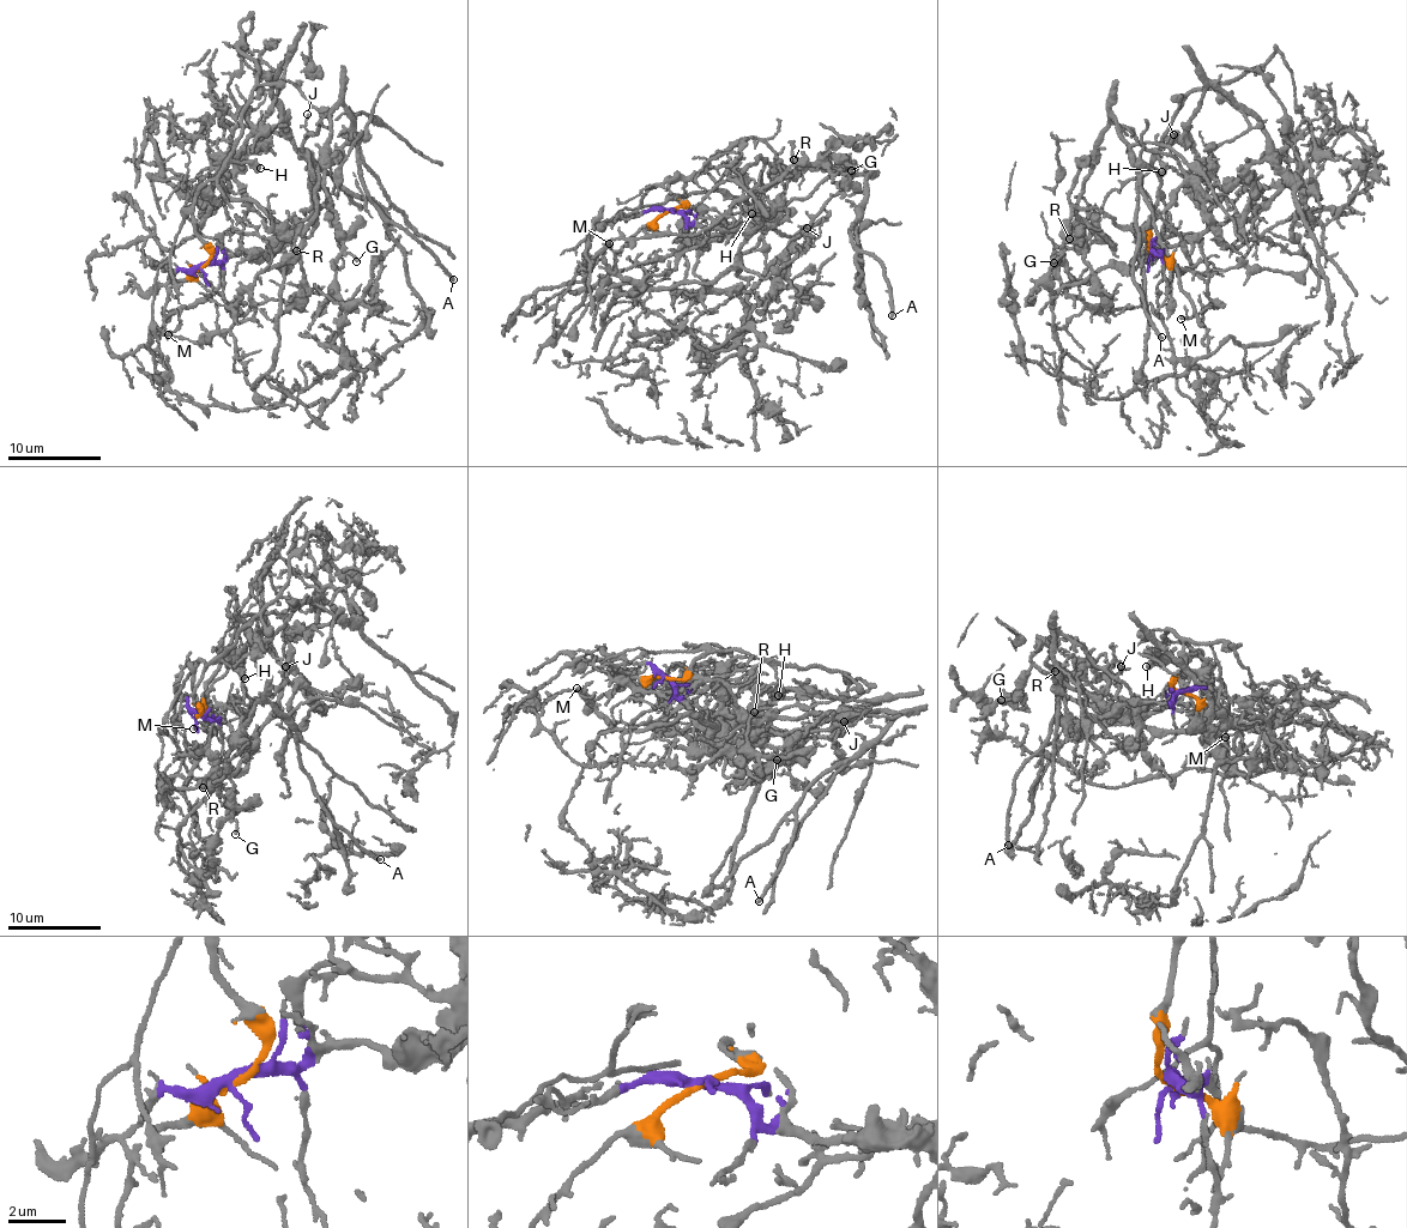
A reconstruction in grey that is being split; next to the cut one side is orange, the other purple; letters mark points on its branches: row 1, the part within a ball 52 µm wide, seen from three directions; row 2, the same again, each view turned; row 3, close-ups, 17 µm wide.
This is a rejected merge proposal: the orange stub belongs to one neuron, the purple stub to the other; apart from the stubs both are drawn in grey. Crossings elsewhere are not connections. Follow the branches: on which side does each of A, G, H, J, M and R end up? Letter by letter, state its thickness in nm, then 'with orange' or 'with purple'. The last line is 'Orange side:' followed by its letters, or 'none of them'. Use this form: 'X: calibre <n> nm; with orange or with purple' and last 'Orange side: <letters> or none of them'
A: calibre 240 nm; with purple
G: calibre 170 nm; with purple
H: calibre 550 nm; with orange
J: calibre 130 nm; with purple
M: calibre 160 nm; with purple
R: calibre 170 nm; with purple
Orange side: H

